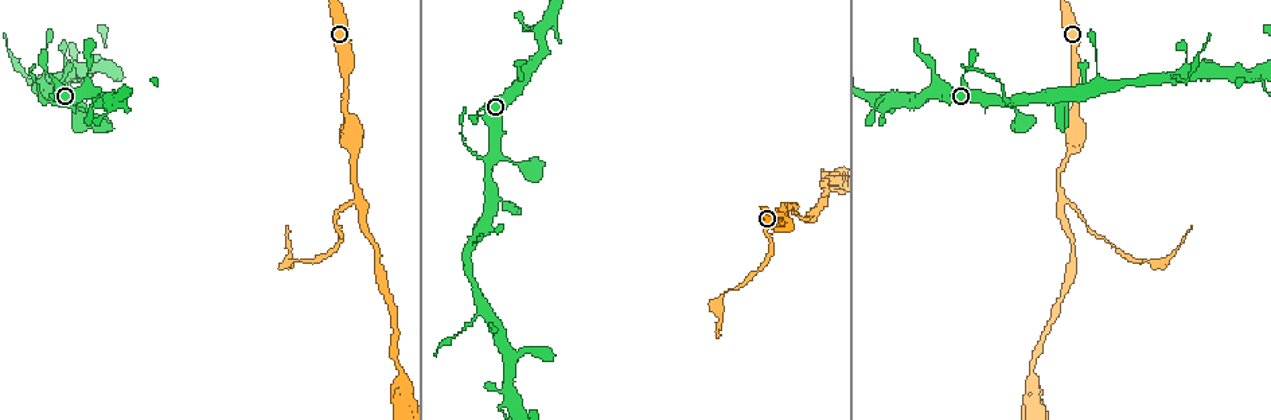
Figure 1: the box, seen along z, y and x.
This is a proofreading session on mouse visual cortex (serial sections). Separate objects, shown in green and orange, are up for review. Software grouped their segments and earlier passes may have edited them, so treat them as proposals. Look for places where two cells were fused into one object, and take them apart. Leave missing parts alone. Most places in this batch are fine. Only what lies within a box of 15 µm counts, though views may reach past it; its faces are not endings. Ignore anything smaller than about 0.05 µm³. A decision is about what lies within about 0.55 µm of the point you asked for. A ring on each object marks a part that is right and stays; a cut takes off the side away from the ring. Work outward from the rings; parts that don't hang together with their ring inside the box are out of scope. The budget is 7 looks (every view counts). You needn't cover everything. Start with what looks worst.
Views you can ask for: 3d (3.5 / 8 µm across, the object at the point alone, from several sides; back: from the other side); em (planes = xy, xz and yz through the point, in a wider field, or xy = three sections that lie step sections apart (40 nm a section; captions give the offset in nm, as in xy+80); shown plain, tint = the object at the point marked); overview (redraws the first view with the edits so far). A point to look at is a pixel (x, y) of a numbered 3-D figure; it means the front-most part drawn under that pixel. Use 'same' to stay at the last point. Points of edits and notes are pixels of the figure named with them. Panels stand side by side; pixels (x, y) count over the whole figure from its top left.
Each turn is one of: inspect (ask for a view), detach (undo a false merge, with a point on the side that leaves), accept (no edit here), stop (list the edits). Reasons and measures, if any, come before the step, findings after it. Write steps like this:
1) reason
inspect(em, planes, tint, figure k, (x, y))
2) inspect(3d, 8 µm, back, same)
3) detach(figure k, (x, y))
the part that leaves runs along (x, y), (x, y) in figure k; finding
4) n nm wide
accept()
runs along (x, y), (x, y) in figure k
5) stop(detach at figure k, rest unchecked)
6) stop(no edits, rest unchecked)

side arm on a straight run
inspect(3d, 3.5 µm, back, figure 1, (1063, 198))

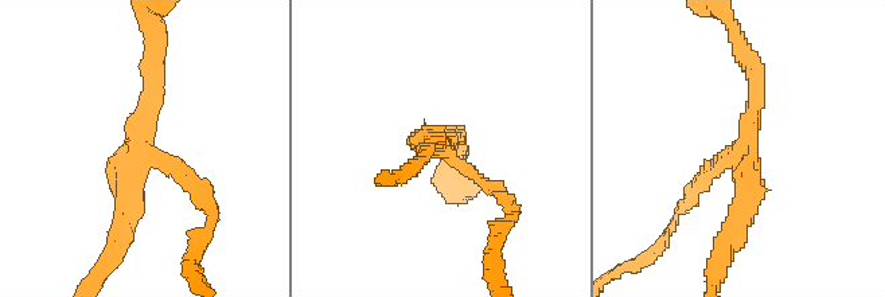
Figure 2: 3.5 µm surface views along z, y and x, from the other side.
3 arms; arms of 150, 200, 250 nm
inspect(em, planes, tint, figure 2, (747, 145))

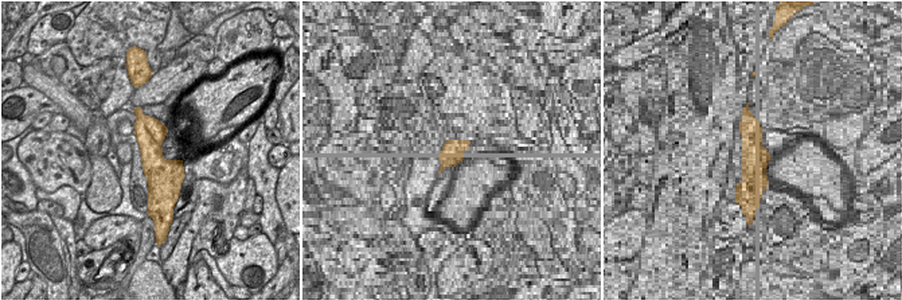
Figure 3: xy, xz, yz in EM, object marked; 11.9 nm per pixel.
360 nm wide
detach(figure 2, (183, 174))
the part that leaves runs along (147, 149), (209, 191), (209, 231) in figure 2; two cells meet here

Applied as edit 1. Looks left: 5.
inspect(overview)

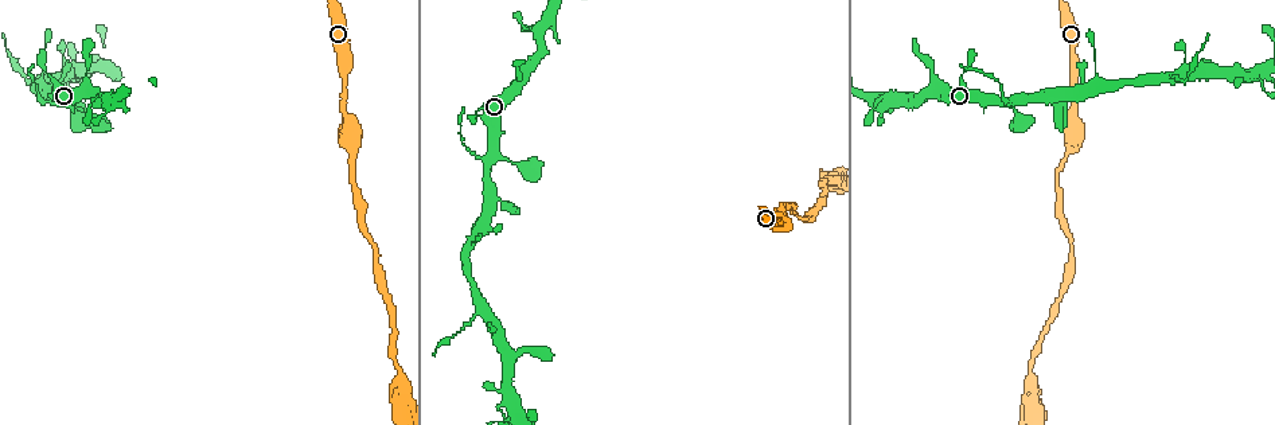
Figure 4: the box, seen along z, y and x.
calibre changes
inspect(3d, 3.5 µm, figure 4, (808, 220))

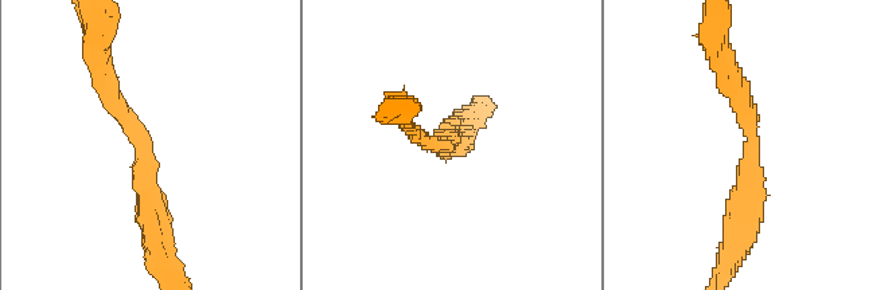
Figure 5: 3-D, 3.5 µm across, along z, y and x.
arms of 200, 350 nm
inspect(em, xy, step 3, plain, figure 5, (746, 161))

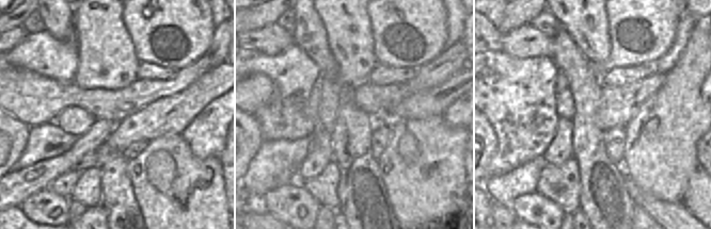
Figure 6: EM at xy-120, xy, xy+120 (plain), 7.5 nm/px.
inspect(em, xy, step 3, tint, same)

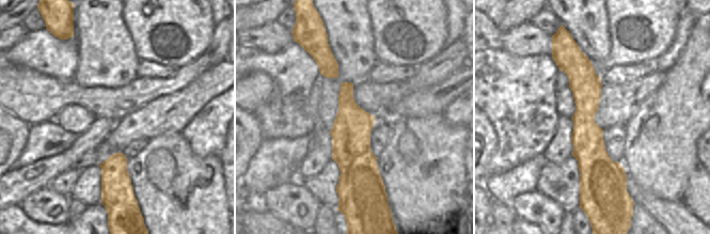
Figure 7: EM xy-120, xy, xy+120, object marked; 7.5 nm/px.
accept()
runs along (574, 49), (585, 84), (593, 185) in figure 7; one cell here

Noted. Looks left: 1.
two arms in line, one across
inspect(3d, 3.5 µm, figure 4, (490, 200))

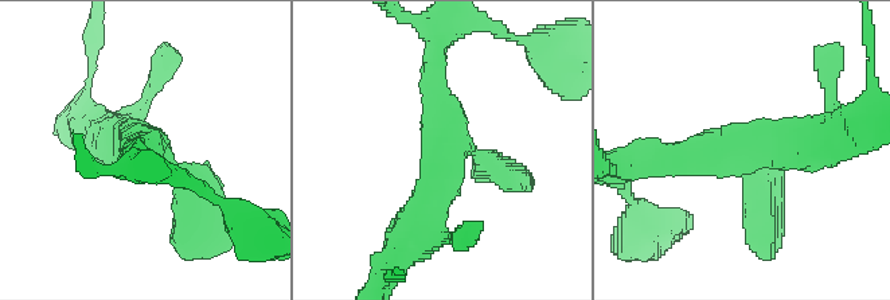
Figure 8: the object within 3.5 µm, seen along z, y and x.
arms of 300, 350, 500 nm
accept()
continuous, no second cell

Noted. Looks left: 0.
stop(detach at figure 2, rest unchecked)

